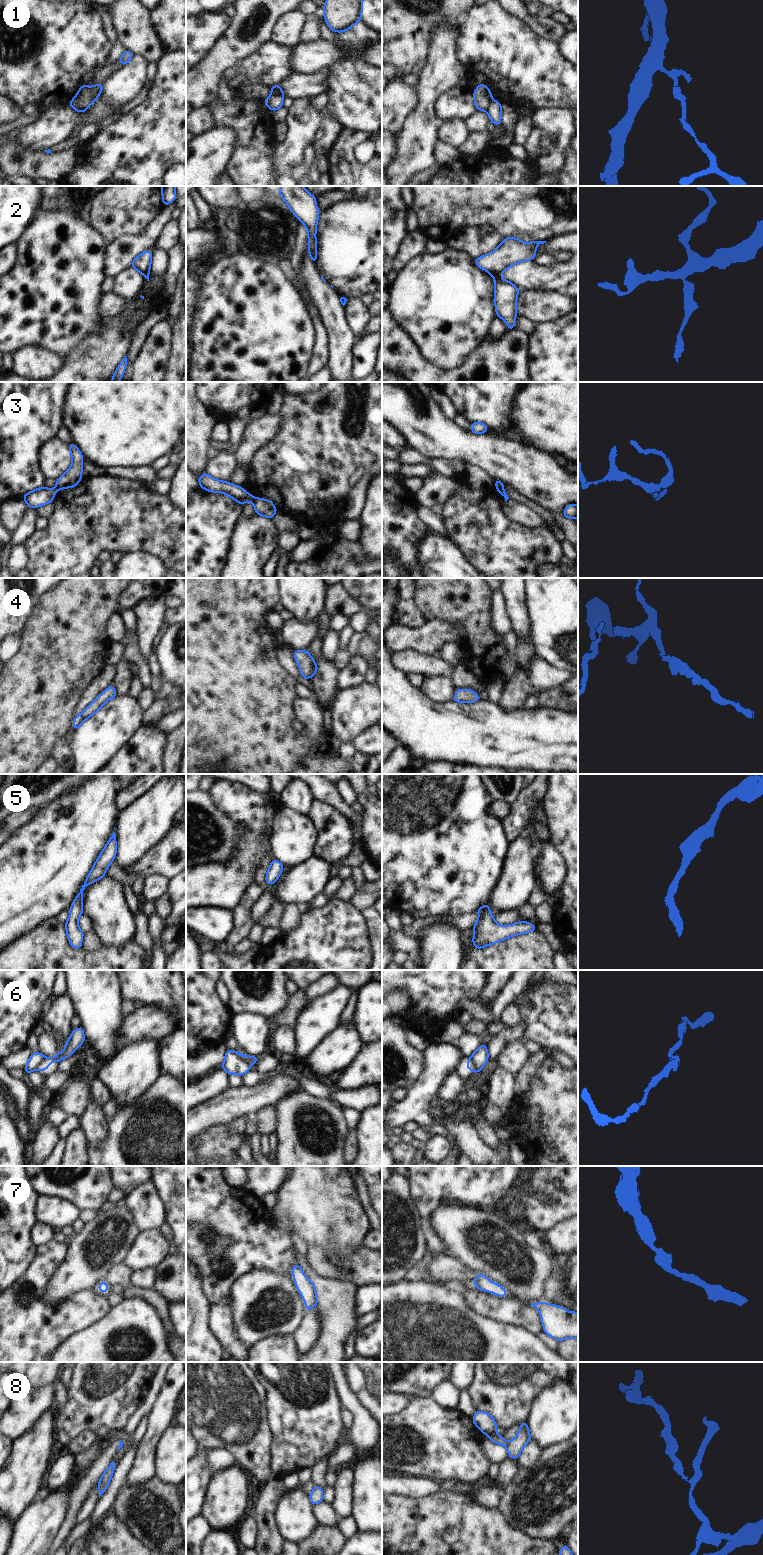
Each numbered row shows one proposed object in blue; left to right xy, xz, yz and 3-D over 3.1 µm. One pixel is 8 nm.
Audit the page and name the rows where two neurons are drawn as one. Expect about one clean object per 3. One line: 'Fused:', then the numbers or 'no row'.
Fused: 1, 2, 3, 6, 8

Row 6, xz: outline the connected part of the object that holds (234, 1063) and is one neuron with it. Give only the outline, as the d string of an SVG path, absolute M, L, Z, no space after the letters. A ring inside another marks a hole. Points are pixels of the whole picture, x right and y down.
M227 1049L221 1068L223 1068L227 1074L243 1076L250 1071L250 1064L238 1053L238 1051Z

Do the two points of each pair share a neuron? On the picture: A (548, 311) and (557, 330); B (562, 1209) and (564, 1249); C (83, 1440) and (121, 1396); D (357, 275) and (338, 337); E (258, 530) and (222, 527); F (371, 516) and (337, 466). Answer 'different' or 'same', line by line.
A: different
B: different
C: different
D: different
E: different
F: different

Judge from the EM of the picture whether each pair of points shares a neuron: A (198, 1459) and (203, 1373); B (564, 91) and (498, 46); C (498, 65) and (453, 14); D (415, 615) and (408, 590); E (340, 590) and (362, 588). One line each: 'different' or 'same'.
A: different
B: same
C: different
D: same
E: different

